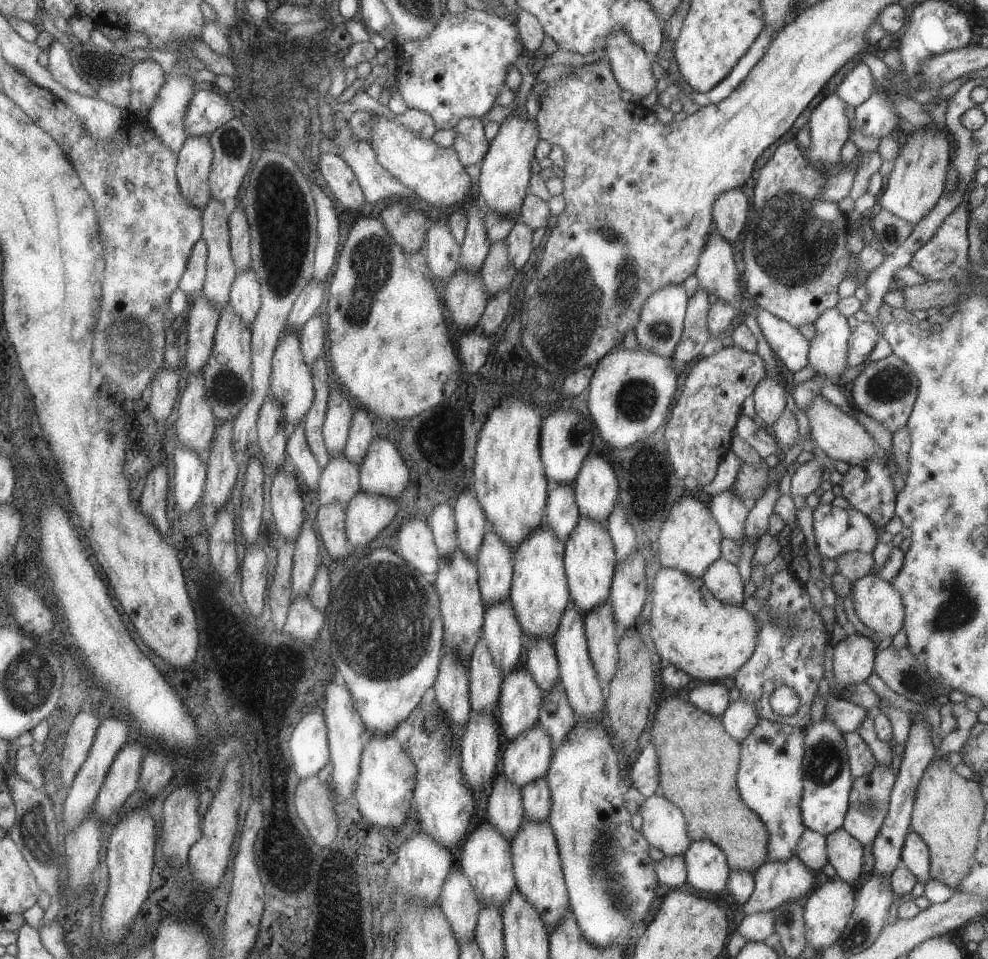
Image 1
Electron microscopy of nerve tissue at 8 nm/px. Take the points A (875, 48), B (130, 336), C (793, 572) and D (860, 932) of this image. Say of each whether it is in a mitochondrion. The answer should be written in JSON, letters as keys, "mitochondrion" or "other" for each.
{"A":"other","B":"mitochondrion","C":"other","D":"mitochondrion"}

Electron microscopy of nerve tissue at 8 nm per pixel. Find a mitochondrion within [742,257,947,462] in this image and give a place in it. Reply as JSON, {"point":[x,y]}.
{"point":[888,384]}

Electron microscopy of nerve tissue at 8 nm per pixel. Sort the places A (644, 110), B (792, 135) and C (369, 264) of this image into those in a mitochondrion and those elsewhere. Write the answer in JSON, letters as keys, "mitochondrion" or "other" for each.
{"A":"other","B":"other","C":"mitochondrion"}

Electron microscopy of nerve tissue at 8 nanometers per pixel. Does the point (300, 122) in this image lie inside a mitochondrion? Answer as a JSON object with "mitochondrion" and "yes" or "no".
{"mitochondrion":"no"}

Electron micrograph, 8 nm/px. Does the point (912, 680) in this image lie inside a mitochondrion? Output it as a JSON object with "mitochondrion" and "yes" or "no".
{"mitochondrion":"yes"}

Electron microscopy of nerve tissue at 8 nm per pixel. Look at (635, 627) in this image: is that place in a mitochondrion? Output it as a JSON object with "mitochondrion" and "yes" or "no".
{"mitochondrion":"no"}

